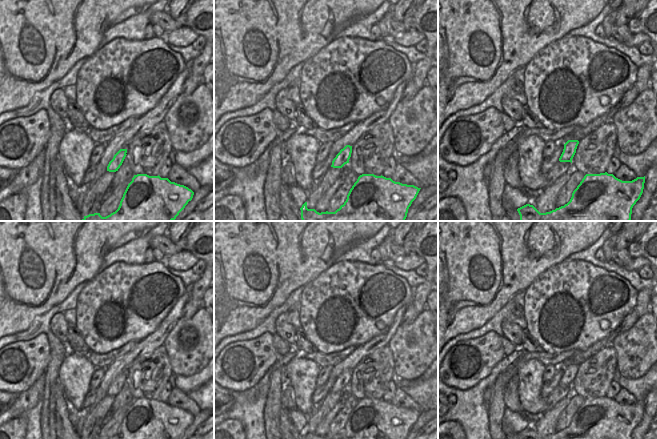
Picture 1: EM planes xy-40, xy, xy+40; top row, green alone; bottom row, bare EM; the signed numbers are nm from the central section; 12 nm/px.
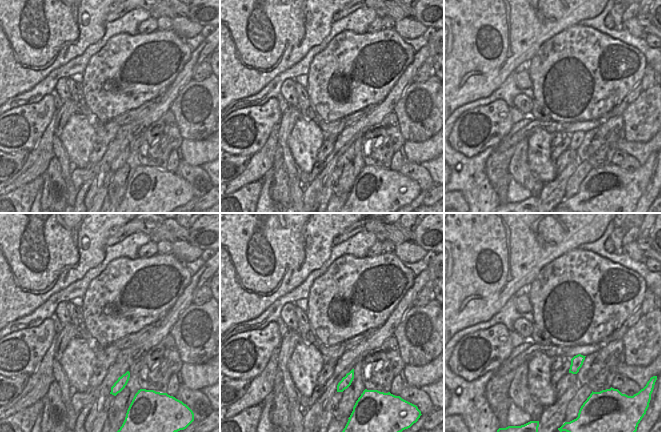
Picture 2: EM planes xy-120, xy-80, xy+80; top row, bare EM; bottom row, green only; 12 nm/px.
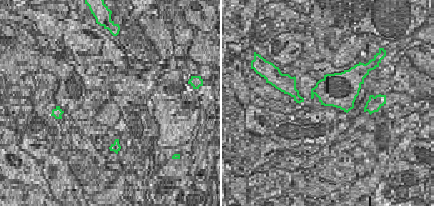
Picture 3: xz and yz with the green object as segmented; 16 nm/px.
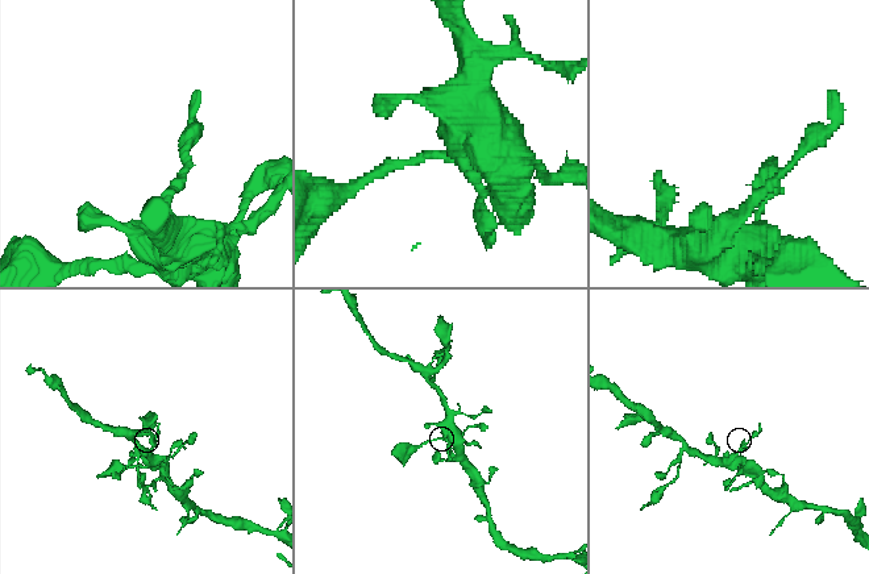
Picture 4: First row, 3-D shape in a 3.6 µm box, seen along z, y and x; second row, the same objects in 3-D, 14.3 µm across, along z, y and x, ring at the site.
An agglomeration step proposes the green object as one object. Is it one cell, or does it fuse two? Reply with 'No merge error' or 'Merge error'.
Merge error

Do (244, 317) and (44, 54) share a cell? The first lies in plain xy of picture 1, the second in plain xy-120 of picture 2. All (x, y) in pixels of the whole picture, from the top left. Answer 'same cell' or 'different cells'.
same cell

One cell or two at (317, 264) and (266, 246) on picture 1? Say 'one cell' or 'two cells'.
one cell

